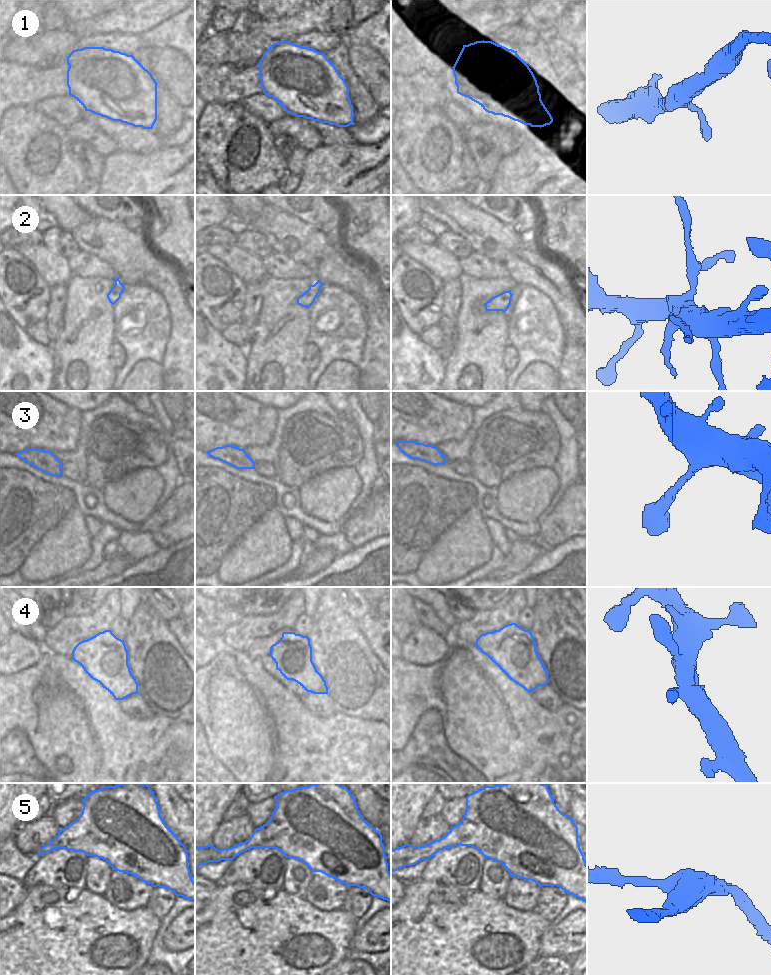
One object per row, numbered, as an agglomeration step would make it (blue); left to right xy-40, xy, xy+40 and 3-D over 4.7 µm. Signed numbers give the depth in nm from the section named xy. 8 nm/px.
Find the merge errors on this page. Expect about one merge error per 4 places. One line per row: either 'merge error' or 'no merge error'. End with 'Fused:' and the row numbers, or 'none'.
1: no merge error
2: merge error
3: no merge error
4: no merge error
5: merge error
Fused: 2, 5

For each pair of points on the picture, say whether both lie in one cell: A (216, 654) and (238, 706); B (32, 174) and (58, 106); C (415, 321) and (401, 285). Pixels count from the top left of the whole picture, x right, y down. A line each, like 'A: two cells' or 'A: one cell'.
A: two cells
B: two cells
C: one cell

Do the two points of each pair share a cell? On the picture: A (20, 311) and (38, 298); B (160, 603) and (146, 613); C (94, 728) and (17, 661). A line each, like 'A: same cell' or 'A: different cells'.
A: same cell
B: different cells
C: different cells

